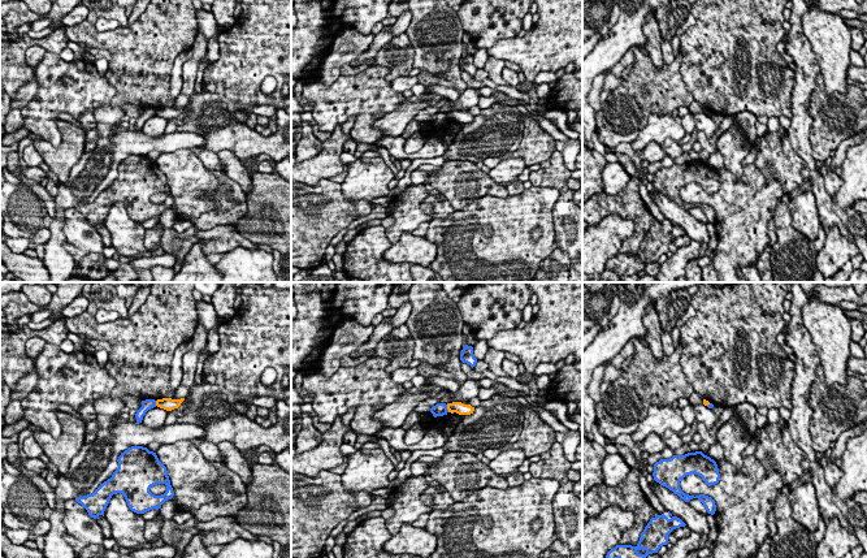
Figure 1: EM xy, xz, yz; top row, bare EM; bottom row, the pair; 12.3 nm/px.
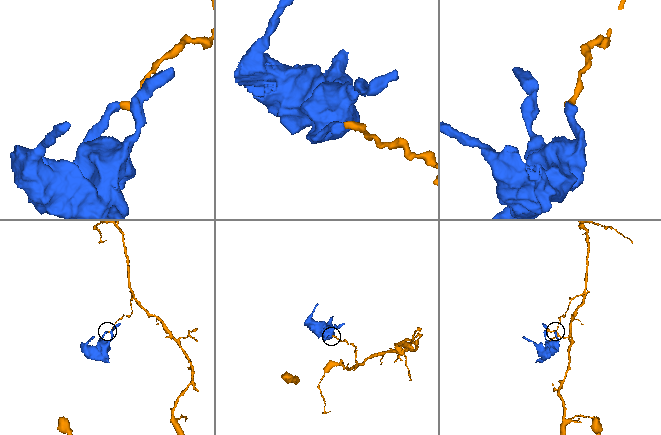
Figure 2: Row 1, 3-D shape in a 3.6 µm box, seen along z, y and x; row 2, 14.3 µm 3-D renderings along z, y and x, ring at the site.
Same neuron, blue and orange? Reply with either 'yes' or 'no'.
no

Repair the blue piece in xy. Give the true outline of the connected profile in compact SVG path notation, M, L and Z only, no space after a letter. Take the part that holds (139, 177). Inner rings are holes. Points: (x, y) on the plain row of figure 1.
M131 155L117 168L118 177L112 186L100 193L92 202L75 207L96 228L104 220L113 203L122 202L127 215L136 222L159 219L161 213L174 204L166 176L159 169L156 161L143 155ZM156 193L165 193L166 200L155 204L149 198Z

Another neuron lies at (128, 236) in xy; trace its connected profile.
M122 202L112 204L104 226L110 233L112 246L117 255L129 258L147 252L144 247L146 229L130 219Z

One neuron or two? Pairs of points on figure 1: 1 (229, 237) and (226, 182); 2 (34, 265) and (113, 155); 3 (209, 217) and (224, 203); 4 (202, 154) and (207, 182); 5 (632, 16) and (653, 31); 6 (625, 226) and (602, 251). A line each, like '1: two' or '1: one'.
1: two
2: two
3: one
4: two
5: two
6: one

